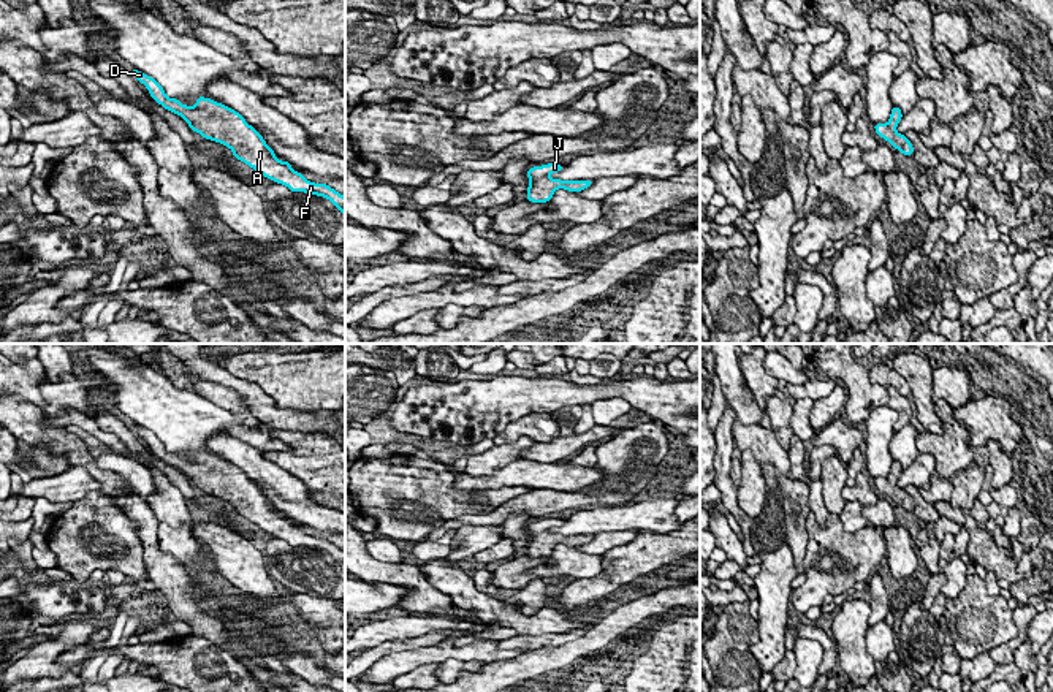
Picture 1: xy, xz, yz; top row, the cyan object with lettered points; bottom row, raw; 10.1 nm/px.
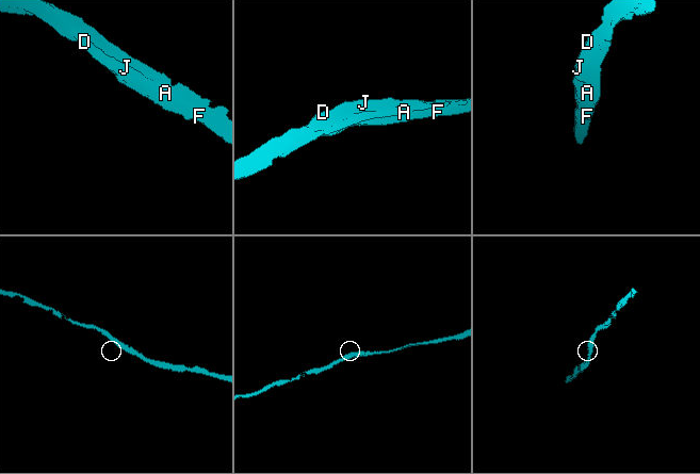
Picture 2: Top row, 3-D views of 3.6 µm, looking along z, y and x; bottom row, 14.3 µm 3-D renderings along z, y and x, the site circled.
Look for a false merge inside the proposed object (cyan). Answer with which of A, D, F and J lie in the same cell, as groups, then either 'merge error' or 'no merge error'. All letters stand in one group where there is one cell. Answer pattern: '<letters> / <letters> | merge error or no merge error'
A D F J | no merge error

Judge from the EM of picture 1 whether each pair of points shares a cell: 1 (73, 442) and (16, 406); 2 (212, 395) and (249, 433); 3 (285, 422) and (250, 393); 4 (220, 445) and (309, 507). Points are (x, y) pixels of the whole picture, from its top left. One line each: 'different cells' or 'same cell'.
1: same cell
2: same cell
3: same cell
4: same cell

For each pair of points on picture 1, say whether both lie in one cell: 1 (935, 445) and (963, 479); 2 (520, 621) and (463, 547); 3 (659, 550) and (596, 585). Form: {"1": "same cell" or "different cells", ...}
{"1": "different cells", "2": "different cells", "3": "same cell"}

